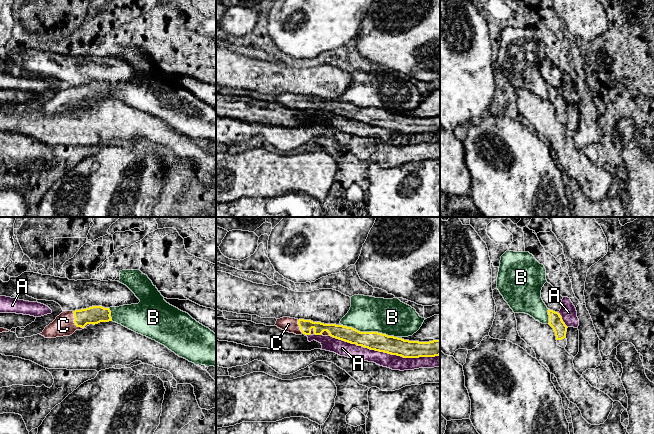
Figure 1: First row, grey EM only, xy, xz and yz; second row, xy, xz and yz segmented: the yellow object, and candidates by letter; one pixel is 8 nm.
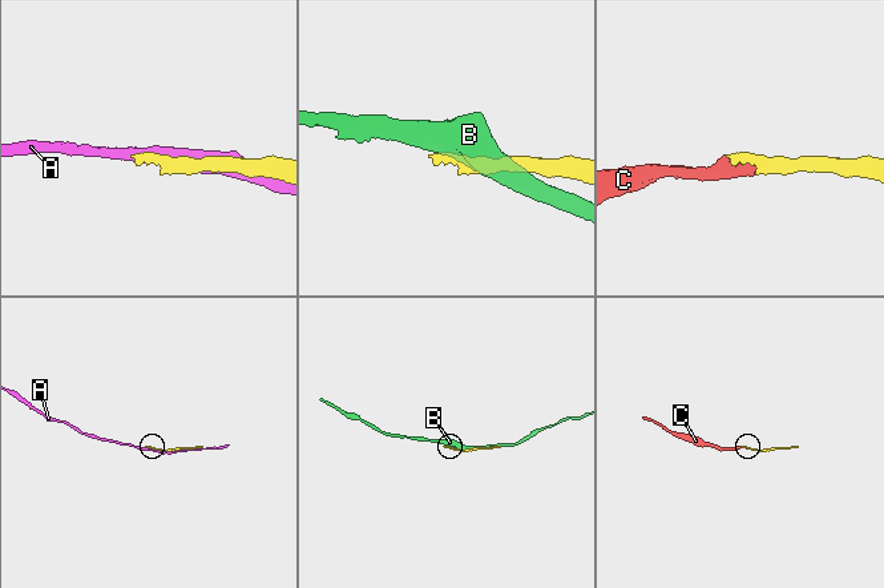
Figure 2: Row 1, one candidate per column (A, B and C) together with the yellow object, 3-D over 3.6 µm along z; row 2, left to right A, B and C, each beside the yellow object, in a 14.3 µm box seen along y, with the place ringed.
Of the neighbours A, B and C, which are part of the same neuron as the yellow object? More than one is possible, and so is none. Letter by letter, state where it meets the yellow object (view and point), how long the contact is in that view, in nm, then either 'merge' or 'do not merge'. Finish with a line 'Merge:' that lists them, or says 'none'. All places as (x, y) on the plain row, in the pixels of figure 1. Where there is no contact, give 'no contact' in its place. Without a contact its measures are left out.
A: xz (384, 128) | 900 nm | do not merge
B: xz (369, 108) | 460 nm | do not merge
C: xy (76, 101) | 180 nm | merge
Merge: C

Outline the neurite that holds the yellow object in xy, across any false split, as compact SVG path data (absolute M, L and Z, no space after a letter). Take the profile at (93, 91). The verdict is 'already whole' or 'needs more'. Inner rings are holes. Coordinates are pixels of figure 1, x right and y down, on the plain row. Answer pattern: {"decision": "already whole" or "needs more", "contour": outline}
{"decision": "needs more", "contour": "M92 82L75 87L63 87L56 95L45 103L40 111L45 114L70 112L76 106L82 106L90 100L112 97L109 84Z"}

